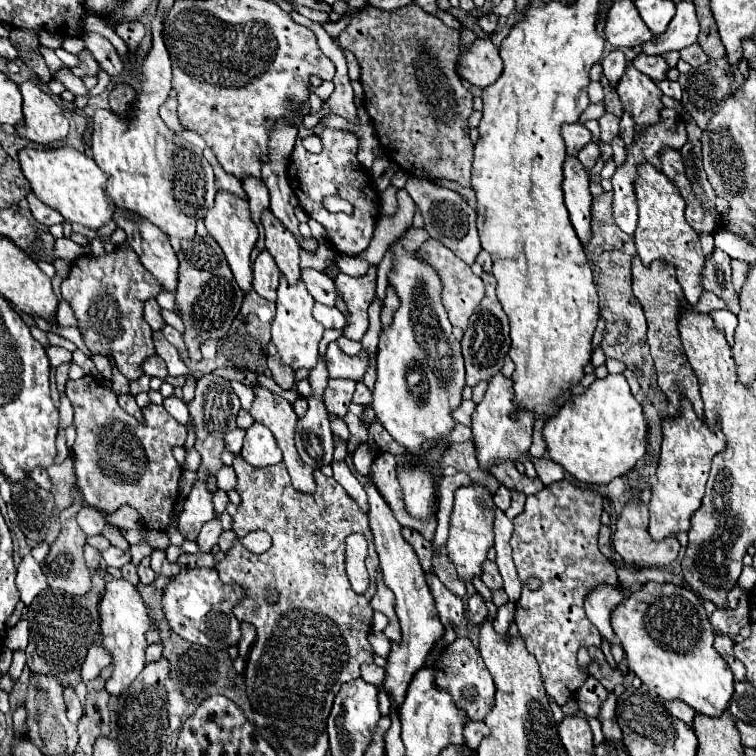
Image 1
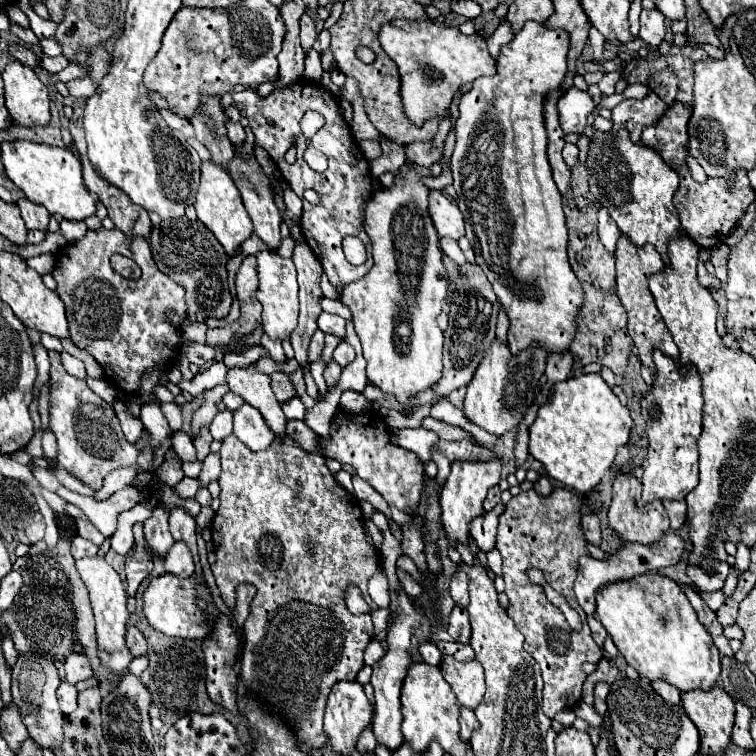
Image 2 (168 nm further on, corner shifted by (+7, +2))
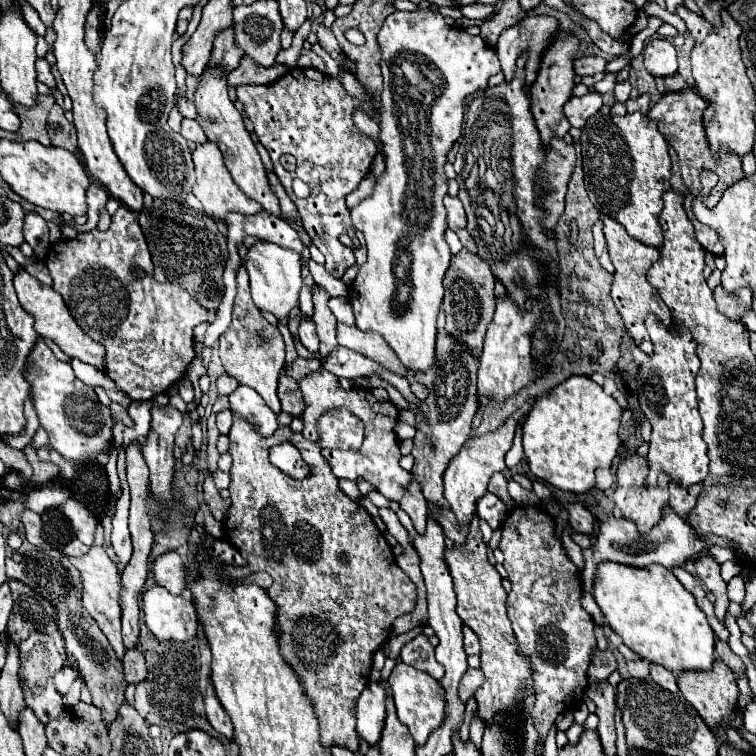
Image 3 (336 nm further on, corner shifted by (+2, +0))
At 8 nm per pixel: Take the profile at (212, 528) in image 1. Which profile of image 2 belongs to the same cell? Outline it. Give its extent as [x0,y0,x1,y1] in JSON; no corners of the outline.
[164,541,194,577]

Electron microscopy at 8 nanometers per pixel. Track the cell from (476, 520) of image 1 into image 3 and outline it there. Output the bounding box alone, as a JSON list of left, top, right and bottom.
[443,401,533,525]

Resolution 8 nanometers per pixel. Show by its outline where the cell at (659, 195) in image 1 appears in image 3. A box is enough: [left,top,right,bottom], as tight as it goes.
[581,113,671,247]

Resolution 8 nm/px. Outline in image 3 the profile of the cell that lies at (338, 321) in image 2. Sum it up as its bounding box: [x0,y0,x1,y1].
[337,323,407,377]

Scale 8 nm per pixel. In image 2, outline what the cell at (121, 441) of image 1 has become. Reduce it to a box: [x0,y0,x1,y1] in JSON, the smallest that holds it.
[48,351,150,489]

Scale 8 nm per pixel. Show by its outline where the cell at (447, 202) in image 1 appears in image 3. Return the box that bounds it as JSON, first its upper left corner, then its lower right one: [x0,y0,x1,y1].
[445,197,467,231]

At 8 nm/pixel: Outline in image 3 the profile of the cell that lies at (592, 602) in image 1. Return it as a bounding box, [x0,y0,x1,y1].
[581,507,735,593]

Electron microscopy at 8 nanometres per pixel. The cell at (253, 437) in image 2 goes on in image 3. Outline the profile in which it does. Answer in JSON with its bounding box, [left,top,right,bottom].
[229,385,279,437]

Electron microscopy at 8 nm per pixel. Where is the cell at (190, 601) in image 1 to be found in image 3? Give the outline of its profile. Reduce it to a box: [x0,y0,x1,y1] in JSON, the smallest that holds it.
[141,585,197,641]

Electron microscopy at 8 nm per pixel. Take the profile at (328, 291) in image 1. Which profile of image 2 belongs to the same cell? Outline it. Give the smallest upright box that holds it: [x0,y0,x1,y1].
[320,297,352,321]

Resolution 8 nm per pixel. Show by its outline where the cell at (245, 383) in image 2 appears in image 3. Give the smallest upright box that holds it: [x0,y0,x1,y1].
[218,265,285,413]

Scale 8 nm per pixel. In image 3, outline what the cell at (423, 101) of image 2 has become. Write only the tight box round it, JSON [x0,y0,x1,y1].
[349,9,499,371]

